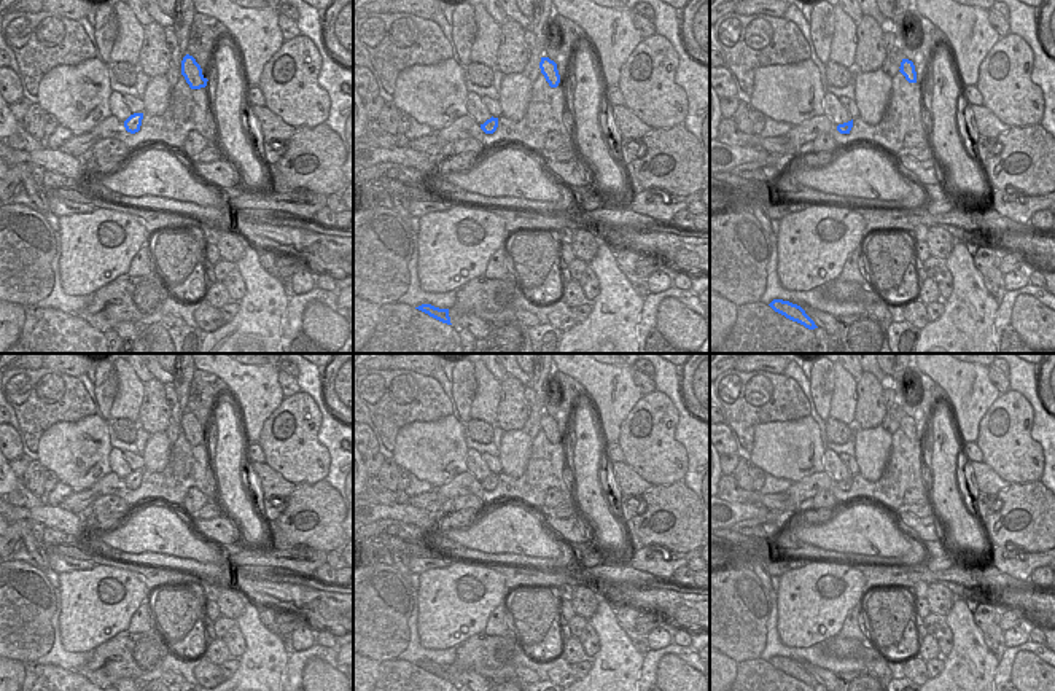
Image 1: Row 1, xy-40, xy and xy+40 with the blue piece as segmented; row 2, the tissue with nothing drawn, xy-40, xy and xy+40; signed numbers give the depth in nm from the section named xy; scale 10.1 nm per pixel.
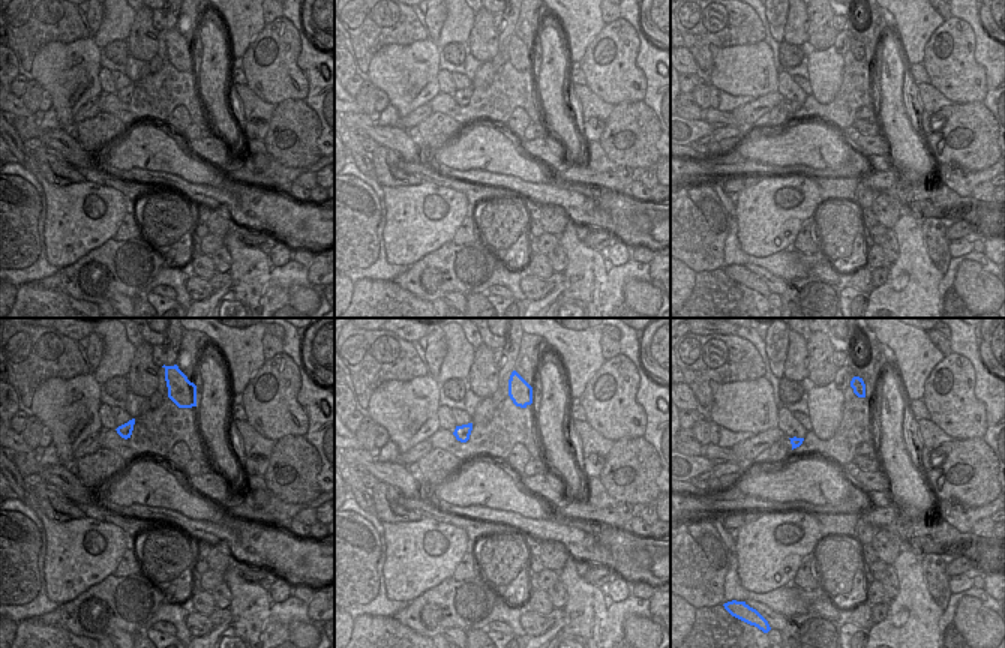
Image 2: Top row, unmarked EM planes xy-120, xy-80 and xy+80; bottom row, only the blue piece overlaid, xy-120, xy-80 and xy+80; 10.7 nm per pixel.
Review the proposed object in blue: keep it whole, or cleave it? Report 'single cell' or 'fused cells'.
fused cells

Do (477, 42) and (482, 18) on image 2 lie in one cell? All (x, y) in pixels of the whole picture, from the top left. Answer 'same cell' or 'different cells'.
same cell

